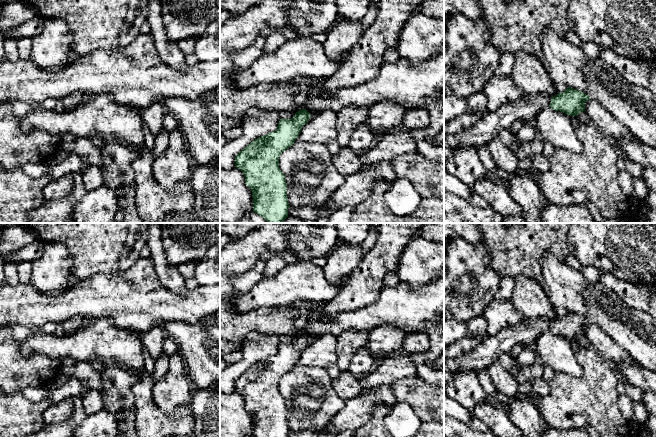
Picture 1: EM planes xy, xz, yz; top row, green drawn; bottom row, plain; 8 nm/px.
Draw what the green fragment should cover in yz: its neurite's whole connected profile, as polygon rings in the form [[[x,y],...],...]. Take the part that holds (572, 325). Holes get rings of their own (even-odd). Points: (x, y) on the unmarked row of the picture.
[[[570,311],[552,322],[543,318],[524,318],[520,324],[502,329],[495,335],[487,335],[474,349],[455,358],[444,358],[444,372],[487,369],[502,354],[509,354],[514,346],[528,347],[547,331],[577,340],[585,335],[587,324],[590,324],[588,319]]]

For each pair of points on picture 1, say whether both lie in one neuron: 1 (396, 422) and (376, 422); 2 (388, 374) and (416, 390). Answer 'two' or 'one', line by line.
1: two
2: two

